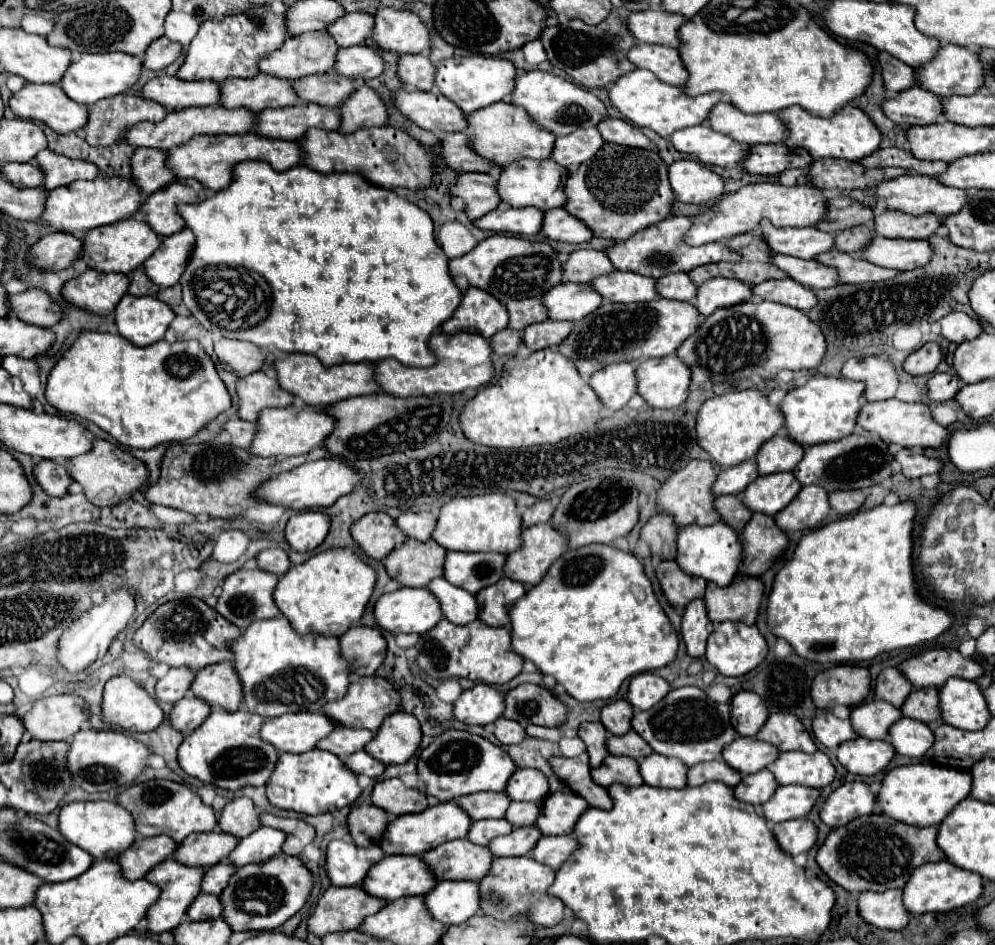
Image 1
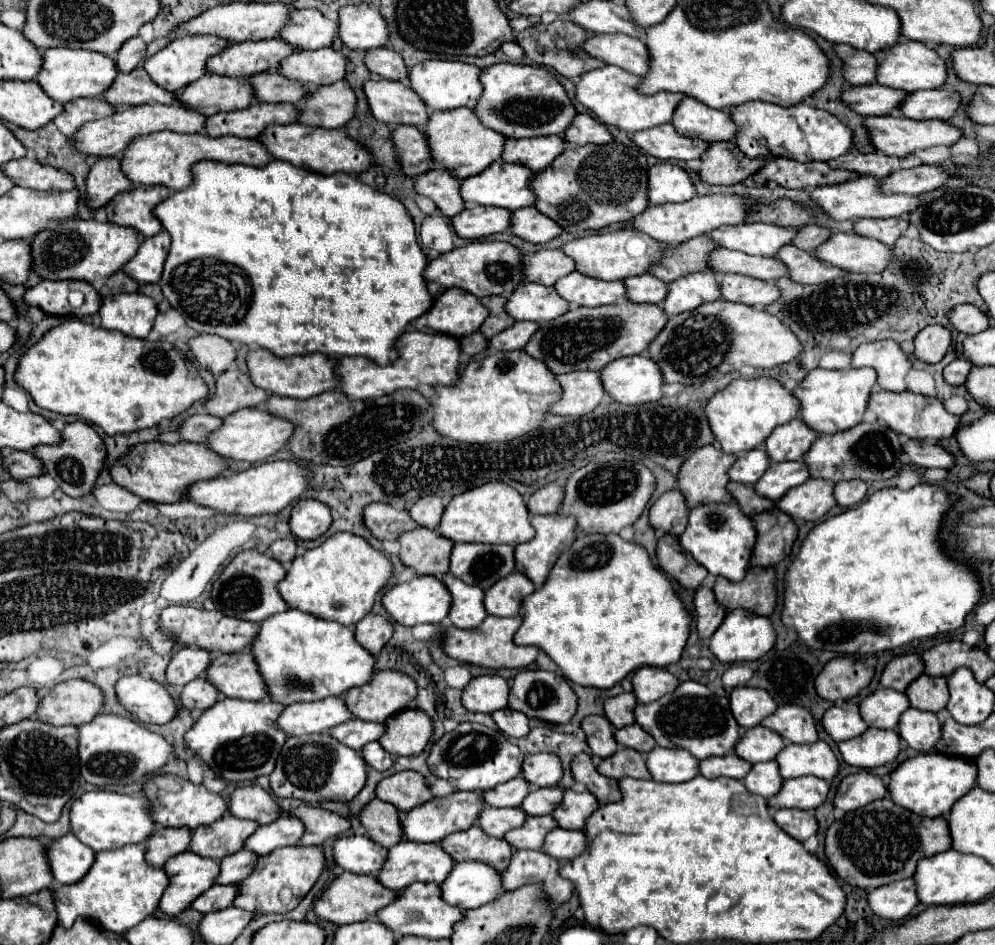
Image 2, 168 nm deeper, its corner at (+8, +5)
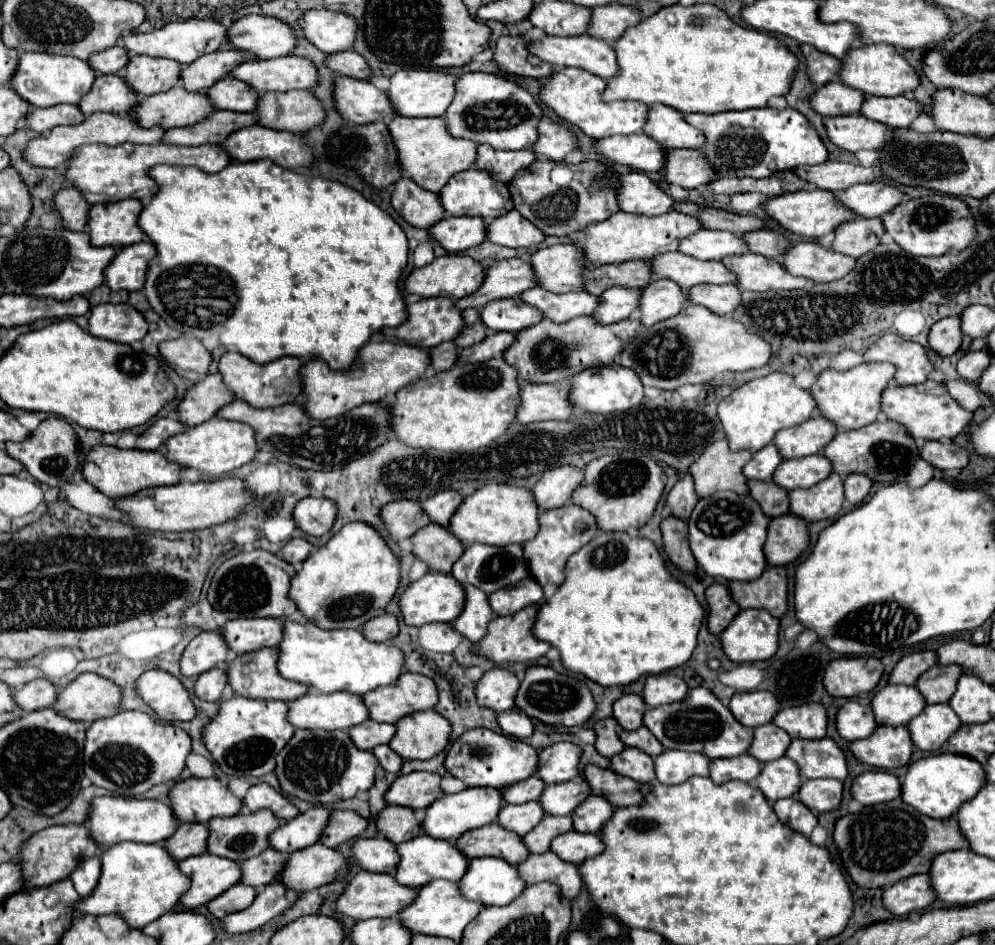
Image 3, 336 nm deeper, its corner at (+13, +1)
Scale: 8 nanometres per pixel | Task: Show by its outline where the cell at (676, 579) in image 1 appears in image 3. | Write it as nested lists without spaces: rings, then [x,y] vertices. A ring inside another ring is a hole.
[[[668,516],[660,524],[662,538],[664,538],[664,550],[668,558],[682,570],[682,572],[694,572],[696,560],[692,556],[692,550],[688,546],[688,524],[676,516]]]

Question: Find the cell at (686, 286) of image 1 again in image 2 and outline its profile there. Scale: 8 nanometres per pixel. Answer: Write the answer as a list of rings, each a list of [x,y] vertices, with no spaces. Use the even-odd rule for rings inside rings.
[[[645,272],[641,276],[631,276],[625,280],[627,286],[627,298],[631,302],[649,302],[649,304],[661,304],[665,296],[669,294],[669,284],[663,280],[657,280],[653,274]]]

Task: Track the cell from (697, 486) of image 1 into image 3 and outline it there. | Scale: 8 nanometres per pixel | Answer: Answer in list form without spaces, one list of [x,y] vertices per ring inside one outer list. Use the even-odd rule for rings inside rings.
[[[728,440],[712,442],[690,466],[698,496],[706,498],[720,490],[734,490],[736,494],[748,492],[748,480],[742,468],[752,456],[752,452],[732,452]]]

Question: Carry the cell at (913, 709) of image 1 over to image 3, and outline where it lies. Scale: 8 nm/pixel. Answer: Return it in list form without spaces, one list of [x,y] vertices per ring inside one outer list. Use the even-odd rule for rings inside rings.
[[[936,664],[918,678],[916,688],[924,694],[928,704],[948,702],[956,692],[956,682],[962,674],[964,670],[958,664],[952,664],[952,666]]]

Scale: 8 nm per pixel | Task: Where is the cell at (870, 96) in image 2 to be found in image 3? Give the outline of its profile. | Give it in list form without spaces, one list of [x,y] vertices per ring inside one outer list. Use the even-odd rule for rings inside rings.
[[[830,82],[828,86],[820,86],[814,94],[810,94],[810,106],[820,116],[842,116],[860,112],[860,104],[864,94],[860,90],[848,88],[842,82]]]

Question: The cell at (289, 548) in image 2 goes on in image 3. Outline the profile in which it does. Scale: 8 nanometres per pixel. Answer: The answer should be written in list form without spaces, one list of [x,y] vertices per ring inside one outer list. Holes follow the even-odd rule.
[[[292,538],[292,540],[282,548],[282,556],[284,556],[286,562],[294,564],[296,568],[300,568],[300,566],[302,566],[302,560],[308,558],[310,550],[312,550],[312,544],[310,544],[308,540],[304,540],[304,538]]]

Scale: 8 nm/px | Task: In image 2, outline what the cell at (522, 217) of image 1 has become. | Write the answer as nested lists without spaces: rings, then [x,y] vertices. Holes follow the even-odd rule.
[[[467,204],[465,210],[453,216],[453,228],[461,238],[485,238],[509,230],[509,216],[505,208],[485,208],[483,204]]]

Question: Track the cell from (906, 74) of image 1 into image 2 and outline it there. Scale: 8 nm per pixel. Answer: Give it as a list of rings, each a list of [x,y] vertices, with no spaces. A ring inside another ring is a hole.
[[[849,44],[835,46],[839,58],[843,60],[843,76],[853,86],[875,84],[877,78],[877,58],[869,52],[861,52],[857,48],[849,48]]]

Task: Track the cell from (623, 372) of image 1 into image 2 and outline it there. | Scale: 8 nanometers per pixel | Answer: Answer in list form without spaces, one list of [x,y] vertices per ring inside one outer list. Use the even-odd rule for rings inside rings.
[[[569,372],[565,376],[557,376],[557,380],[563,386],[563,396],[551,406],[553,414],[585,416],[593,412],[607,394],[605,388],[601,388],[599,372]]]

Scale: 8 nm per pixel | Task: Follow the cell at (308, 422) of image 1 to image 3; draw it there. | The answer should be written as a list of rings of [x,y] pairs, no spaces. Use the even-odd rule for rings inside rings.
[[[212,418],[198,426],[186,428],[184,432],[168,438],[168,442],[164,442],[164,448],[162,448],[162,454],[166,456],[166,460],[176,462],[184,468],[194,468],[204,476],[228,474],[234,468],[240,468],[240,466],[252,462],[256,452],[258,452],[258,448],[256,448],[256,440],[254,440],[254,430],[248,424],[230,422],[230,420],[222,420],[222,418]]]

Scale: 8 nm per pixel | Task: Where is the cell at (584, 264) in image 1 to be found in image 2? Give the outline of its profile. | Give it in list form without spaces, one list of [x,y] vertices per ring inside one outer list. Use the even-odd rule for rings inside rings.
[[[539,250],[531,258],[525,258],[525,278],[529,282],[553,286],[561,276],[573,270],[573,260],[561,250]]]

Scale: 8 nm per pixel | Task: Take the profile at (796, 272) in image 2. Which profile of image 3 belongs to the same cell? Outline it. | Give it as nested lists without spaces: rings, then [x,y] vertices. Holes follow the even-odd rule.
[[[744,252],[744,256],[728,256],[728,260],[720,262],[736,272],[736,286],[742,290],[800,290],[812,284],[806,278],[790,276],[778,260],[764,258],[752,252]]]

